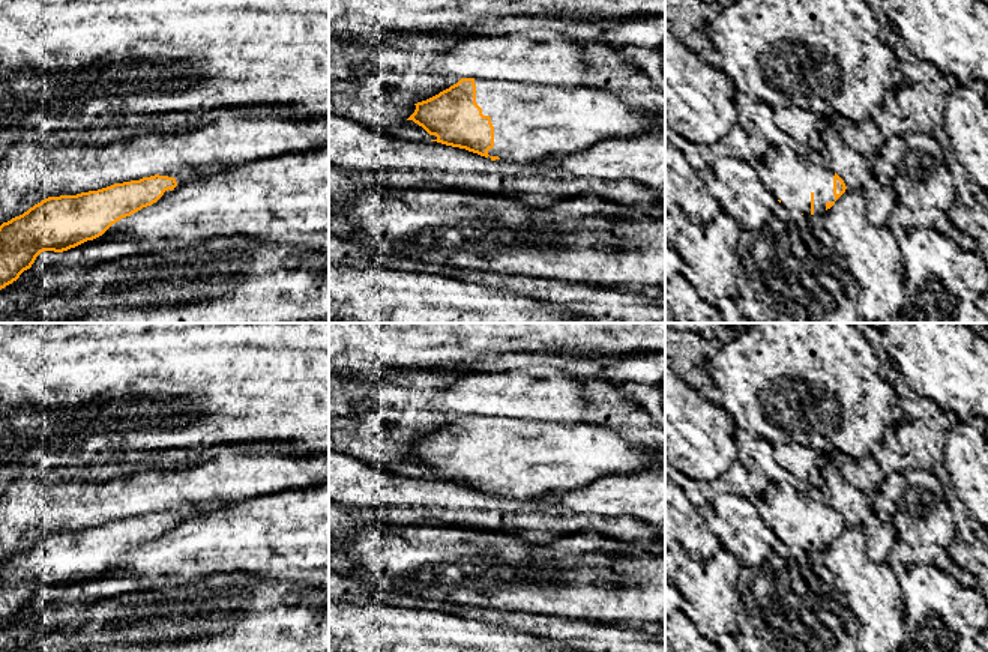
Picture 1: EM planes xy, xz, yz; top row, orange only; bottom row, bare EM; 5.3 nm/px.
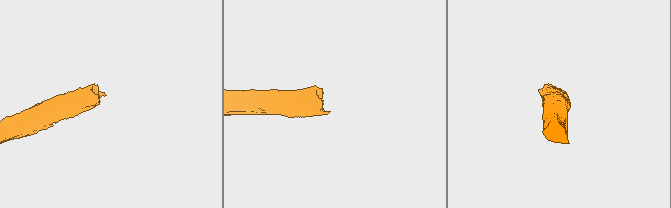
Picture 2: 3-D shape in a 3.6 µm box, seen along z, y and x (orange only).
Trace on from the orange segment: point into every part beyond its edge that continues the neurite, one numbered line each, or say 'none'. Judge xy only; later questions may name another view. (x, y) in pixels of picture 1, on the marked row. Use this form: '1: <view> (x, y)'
1: xy (185, 175)

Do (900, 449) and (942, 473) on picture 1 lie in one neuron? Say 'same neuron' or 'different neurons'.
same neuron

